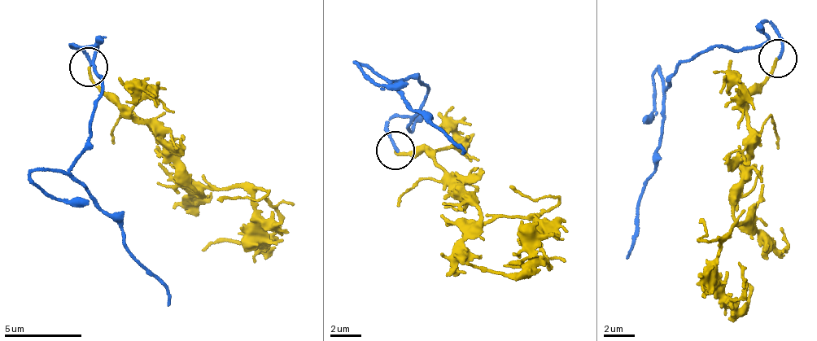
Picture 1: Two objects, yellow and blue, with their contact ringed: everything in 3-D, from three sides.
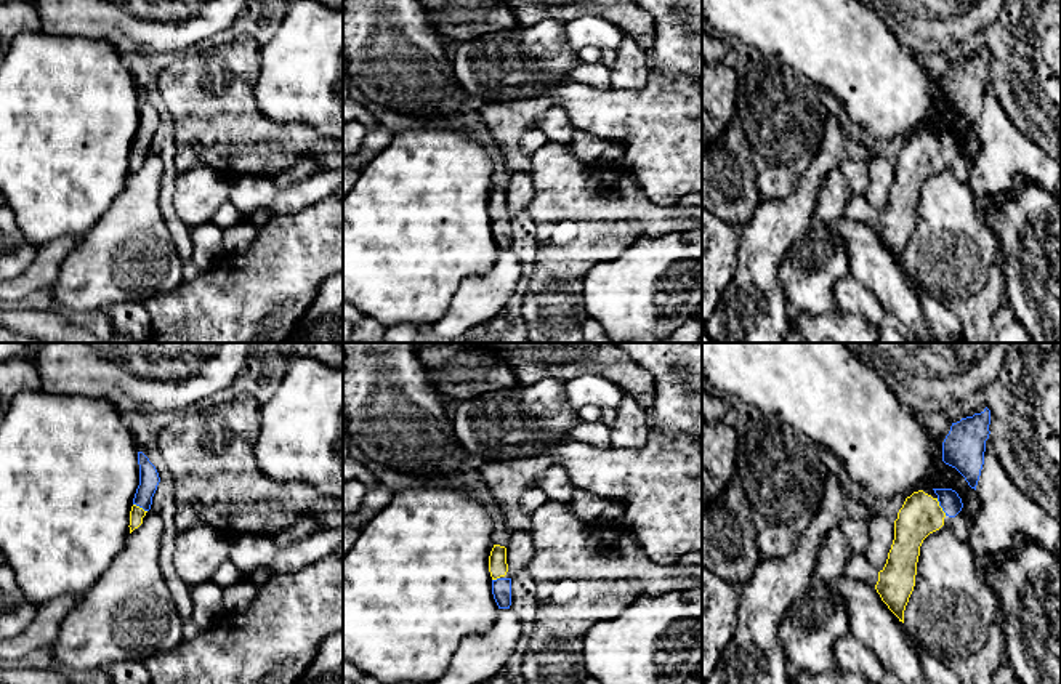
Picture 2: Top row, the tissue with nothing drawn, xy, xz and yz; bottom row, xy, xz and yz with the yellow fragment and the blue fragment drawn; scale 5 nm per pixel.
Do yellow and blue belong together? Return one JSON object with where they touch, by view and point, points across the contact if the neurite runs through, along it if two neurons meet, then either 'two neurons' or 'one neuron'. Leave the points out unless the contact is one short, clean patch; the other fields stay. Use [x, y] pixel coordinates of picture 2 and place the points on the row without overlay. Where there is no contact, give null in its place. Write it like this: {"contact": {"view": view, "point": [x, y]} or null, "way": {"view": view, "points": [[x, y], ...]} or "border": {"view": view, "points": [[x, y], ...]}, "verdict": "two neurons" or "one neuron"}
{"contact": {"view": "yz", "point": [939, 148]}, "way": {"view": "yz", "points": [[920, 156], [927, 156], [939, 148], [949, 141]]}, "verdict": "one neuron"}

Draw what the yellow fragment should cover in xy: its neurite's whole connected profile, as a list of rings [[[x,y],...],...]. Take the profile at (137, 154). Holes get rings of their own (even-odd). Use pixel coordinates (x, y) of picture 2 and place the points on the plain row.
[[[138,93],[138,106],[139,106],[139,127],[136,130],[133,147],[130,152],[130,175],[143,165],[143,159],[151,151],[152,138],[160,123],[159,114],[155,107],[149,103],[149,99]]]

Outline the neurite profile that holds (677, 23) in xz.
[[[635,0],[654,18],[654,46],[646,51],[649,74],[702,78],[702,0]]]

